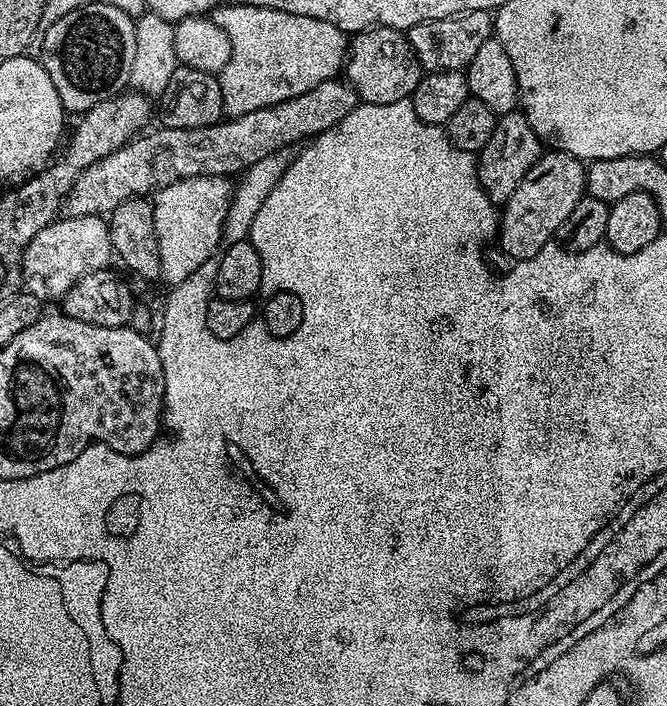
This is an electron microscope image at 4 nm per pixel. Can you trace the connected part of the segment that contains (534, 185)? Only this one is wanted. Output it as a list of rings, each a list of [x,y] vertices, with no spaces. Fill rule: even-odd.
[[[548,150],[528,171],[524,181],[514,190],[514,194],[503,205],[502,219],[498,224],[500,248],[513,261],[528,260],[534,254],[545,251],[548,239],[560,231],[562,222],[570,218],[570,210],[586,194],[586,164],[576,156],[565,152]]]

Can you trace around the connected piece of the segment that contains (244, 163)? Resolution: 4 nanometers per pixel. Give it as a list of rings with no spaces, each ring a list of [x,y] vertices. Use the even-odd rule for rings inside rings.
[[[333,78],[314,86],[314,90],[306,90],[306,94],[298,94],[298,98],[228,118],[205,128],[182,130],[153,127],[129,140],[124,147],[111,152],[94,166],[82,170],[68,191],[63,211],[68,216],[103,217],[122,206],[122,202],[133,200],[135,196],[151,197],[179,180],[195,176],[235,177],[235,172],[243,174],[250,166],[254,166],[254,162],[262,162],[262,158],[283,153],[288,150],[284,148],[291,144],[303,145],[320,133],[329,132],[359,103],[360,95],[352,89],[351,84]]]

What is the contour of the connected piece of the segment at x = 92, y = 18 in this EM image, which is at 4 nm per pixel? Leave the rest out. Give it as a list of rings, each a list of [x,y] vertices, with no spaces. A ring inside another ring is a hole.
[[[106,2],[82,6],[43,29],[42,63],[65,110],[86,113],[98,102],[119,96],[129,87],[134,70],[135,33],[135,19]]]

